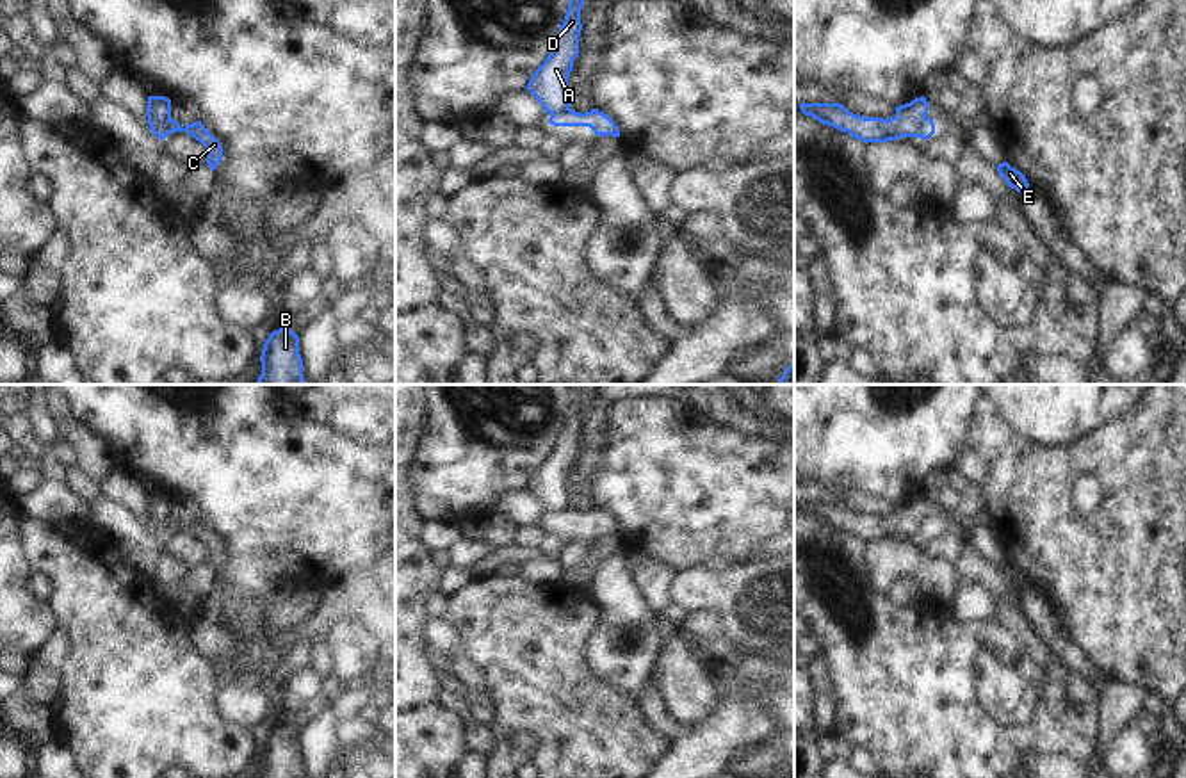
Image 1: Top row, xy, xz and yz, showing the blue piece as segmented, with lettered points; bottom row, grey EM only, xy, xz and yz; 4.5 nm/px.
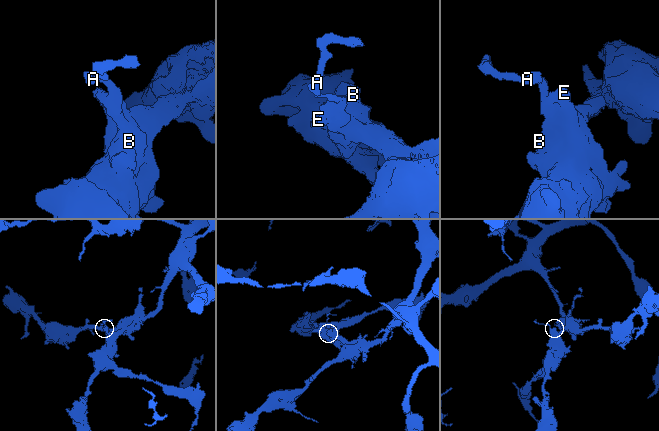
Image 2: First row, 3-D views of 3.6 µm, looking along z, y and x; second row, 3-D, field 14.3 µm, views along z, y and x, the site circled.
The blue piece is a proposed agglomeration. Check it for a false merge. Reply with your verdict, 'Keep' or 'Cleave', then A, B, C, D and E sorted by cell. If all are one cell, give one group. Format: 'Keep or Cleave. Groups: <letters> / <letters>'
Cleave. Groups: A D / B C E

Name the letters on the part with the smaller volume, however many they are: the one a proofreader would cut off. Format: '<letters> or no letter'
A, D

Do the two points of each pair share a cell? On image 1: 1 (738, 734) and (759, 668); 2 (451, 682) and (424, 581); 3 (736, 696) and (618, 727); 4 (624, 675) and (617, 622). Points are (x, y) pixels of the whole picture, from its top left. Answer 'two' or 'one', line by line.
1: one
2: two
3: two
4: one

